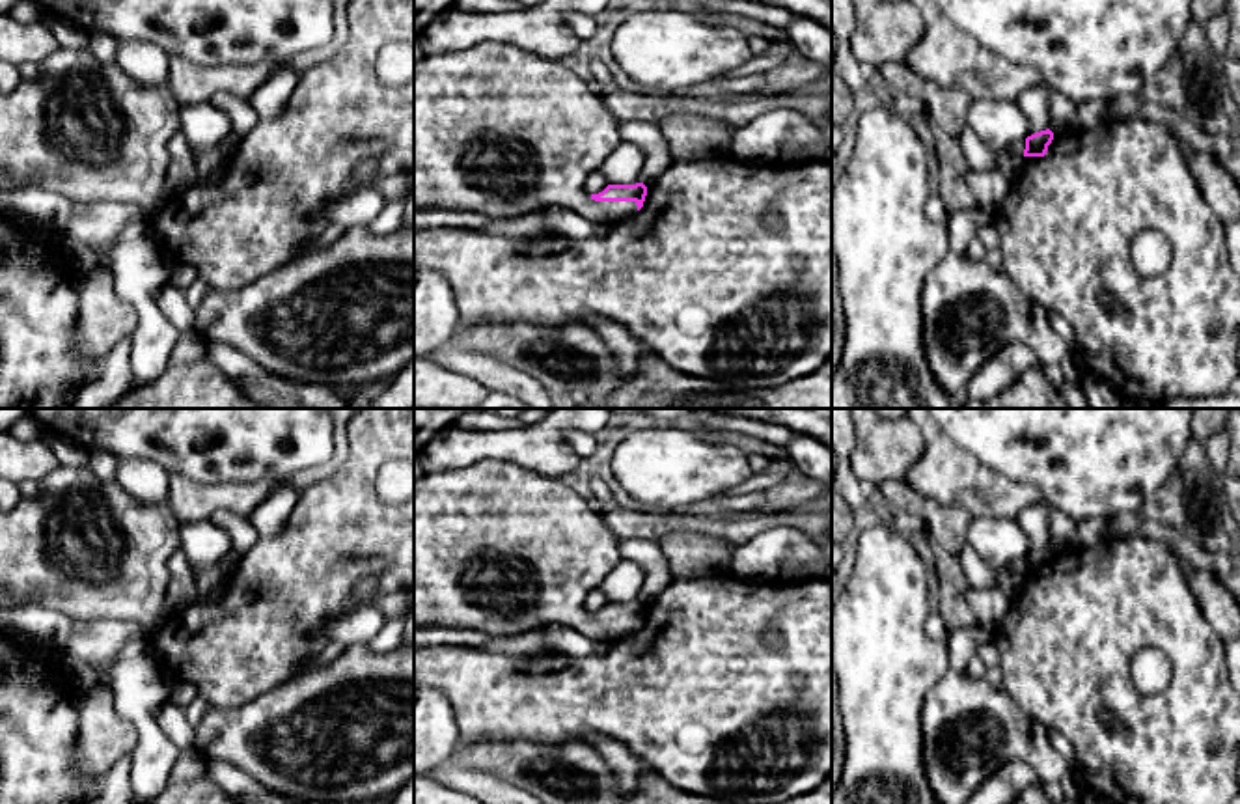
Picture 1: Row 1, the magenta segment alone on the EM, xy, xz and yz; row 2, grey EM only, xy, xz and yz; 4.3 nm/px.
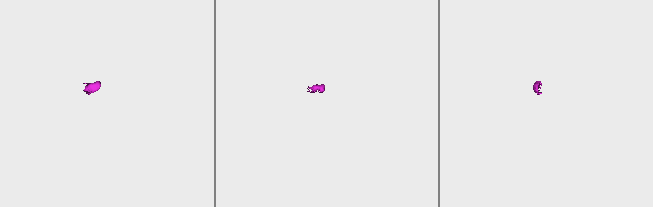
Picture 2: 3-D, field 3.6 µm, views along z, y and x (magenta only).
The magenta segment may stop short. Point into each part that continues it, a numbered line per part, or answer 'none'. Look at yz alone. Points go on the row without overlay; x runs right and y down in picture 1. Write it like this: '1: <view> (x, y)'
none

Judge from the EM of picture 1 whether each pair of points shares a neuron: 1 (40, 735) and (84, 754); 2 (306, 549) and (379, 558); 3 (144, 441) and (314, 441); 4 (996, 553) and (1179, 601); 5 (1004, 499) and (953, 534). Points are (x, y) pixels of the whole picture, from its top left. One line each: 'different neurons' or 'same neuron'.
1: different neurons
2: same neuron
3: same neuron
4: different neurons
5: different neurons

